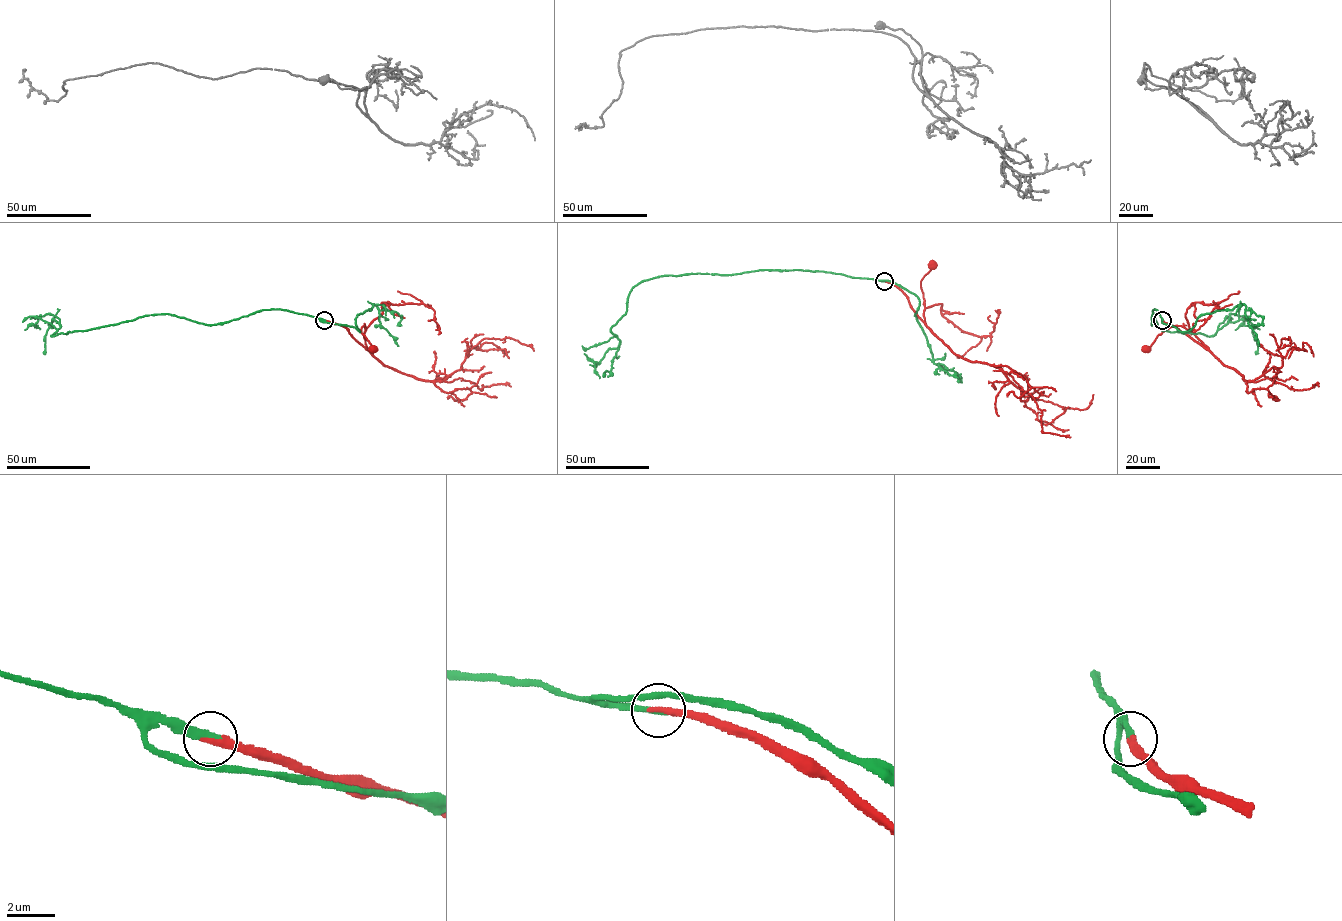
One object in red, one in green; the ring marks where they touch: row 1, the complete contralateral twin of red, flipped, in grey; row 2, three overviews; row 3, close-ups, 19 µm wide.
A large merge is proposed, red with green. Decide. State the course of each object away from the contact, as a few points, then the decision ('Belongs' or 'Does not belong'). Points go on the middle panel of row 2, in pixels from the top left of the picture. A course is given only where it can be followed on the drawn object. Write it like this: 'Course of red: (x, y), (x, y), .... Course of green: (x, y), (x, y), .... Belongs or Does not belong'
Course of red: (884, 281), (895, 284), (927, 326), (920, 281), (932, 264). Course of green: (884, 281), (797, 269), (641, 281), (632, 289), (626, 313), (611, 327), (619, 347), (594, 362), (599, 378). Belongs

